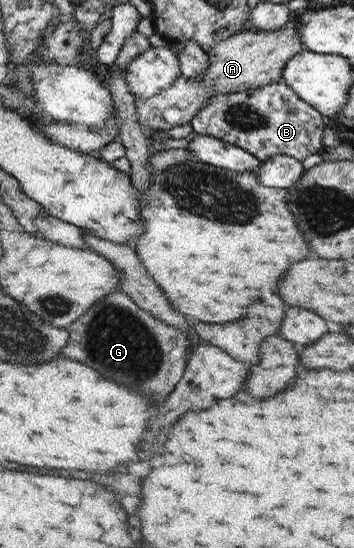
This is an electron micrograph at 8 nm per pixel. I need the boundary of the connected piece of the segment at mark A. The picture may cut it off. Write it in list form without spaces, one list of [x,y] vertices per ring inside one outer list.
[[[288,21],[278,31],[248,31],[238,32],[225,40],[222,40],[210,48],[210,65],[206,72],[199,77],[183,76],[172,82],[172,87],[150,98],[135,98],[136,117],[143,129],[169,130],[178,125],[189,123],[199,113],[206,101],[214,95],[224,93],[237,93],[278,83],[284,77],[284,64],[292,56],[302,52],[304,45],[300,43],[298,23]]]

